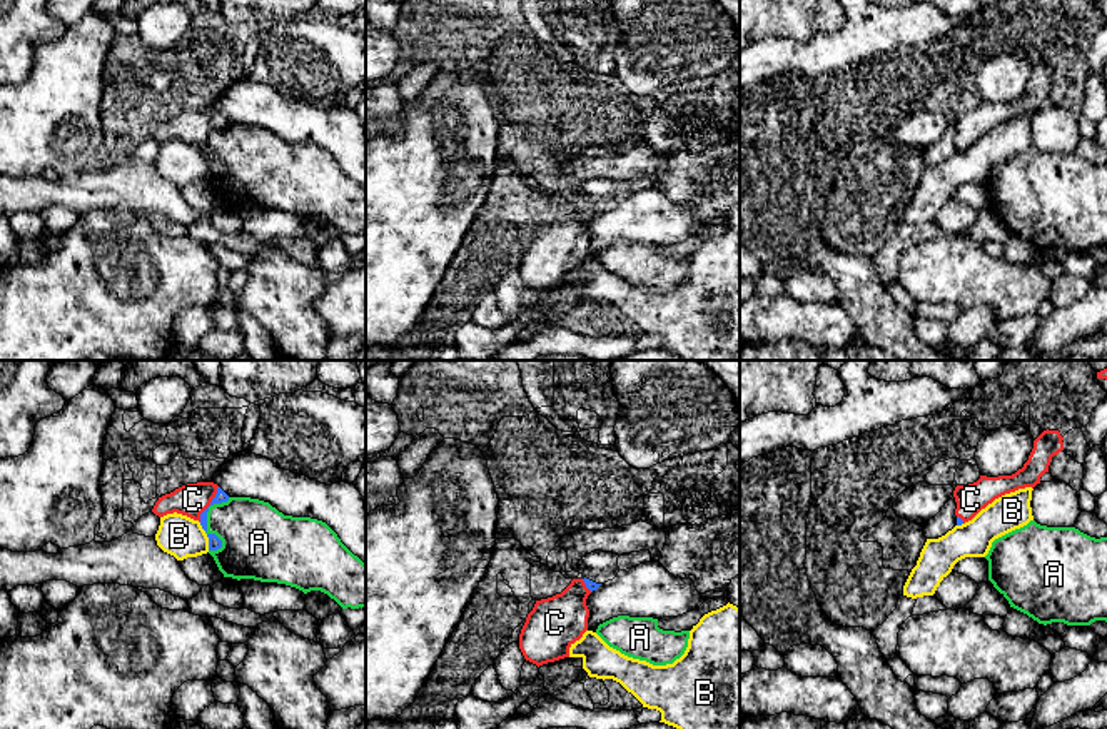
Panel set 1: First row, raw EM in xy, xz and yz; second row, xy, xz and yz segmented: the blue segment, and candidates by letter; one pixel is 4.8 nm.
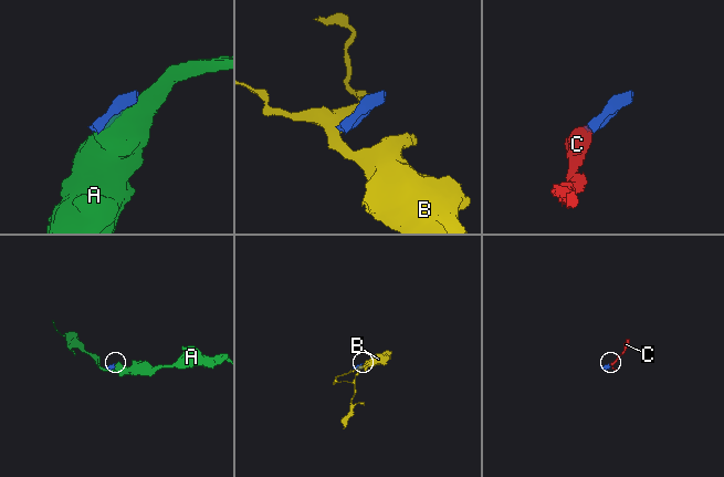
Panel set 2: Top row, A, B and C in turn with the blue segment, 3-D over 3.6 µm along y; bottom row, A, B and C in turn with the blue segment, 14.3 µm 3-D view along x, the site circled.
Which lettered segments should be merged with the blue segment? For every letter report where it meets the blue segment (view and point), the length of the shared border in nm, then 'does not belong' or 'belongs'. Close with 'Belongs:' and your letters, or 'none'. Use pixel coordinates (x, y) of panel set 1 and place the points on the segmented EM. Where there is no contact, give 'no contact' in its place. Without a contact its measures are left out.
A: xy (206, 524) | 280 nm | does not belong
B: xy (209, 542) | 80 nm | does not belong
C: xy (211, 504) | 200 nm | belongs
Belongs: C

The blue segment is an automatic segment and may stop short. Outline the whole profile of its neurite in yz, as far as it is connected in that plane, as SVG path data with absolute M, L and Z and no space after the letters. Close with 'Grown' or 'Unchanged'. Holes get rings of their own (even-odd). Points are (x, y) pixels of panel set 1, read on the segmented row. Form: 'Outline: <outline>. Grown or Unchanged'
Outline: M1044 430L1035 440L1029 460L1012 475L987 477L968 485L957 485L953 497L957 502L957 525L972 520L982 509L995 499L1025 487L1040 484L1040 477L1049 472L1054 455L1064 450L1064 437L1059 430Z. Grown

